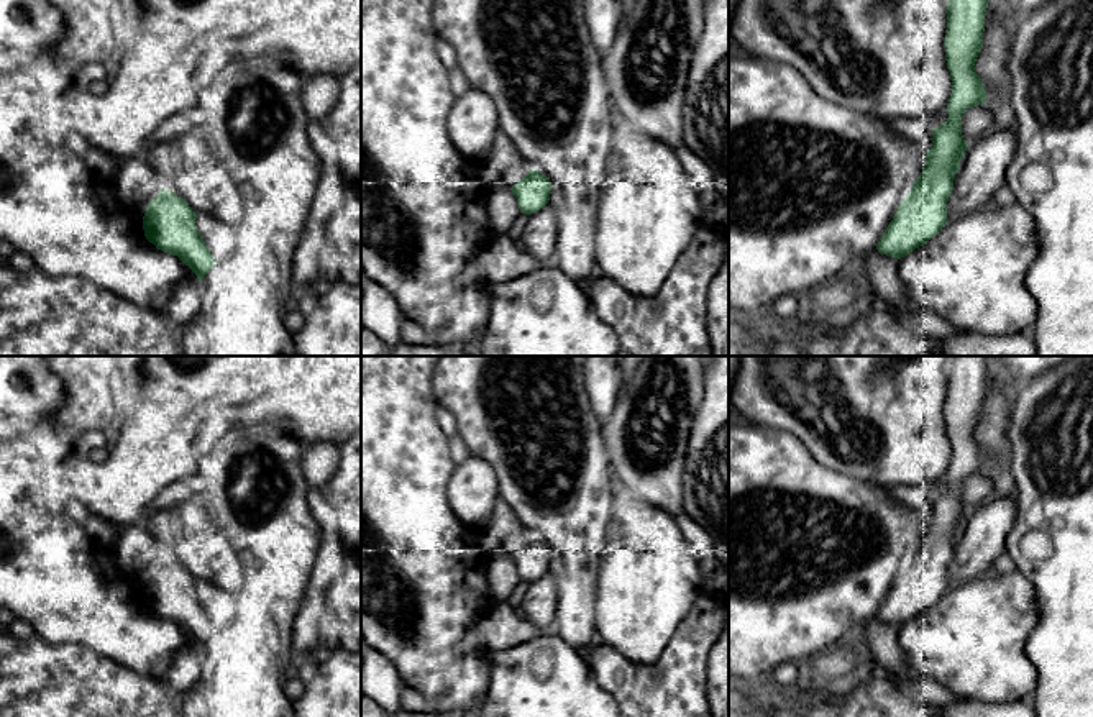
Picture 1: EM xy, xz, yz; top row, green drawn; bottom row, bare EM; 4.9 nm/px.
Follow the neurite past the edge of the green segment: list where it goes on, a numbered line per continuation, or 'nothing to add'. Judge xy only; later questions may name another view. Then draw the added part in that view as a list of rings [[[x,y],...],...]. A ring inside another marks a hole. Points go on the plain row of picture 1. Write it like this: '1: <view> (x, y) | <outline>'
nothing to add

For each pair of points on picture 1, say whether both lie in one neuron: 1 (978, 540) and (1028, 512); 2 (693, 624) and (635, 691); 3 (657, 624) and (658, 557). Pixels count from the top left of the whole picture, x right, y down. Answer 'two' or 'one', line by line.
1: two
2: one
3: one

